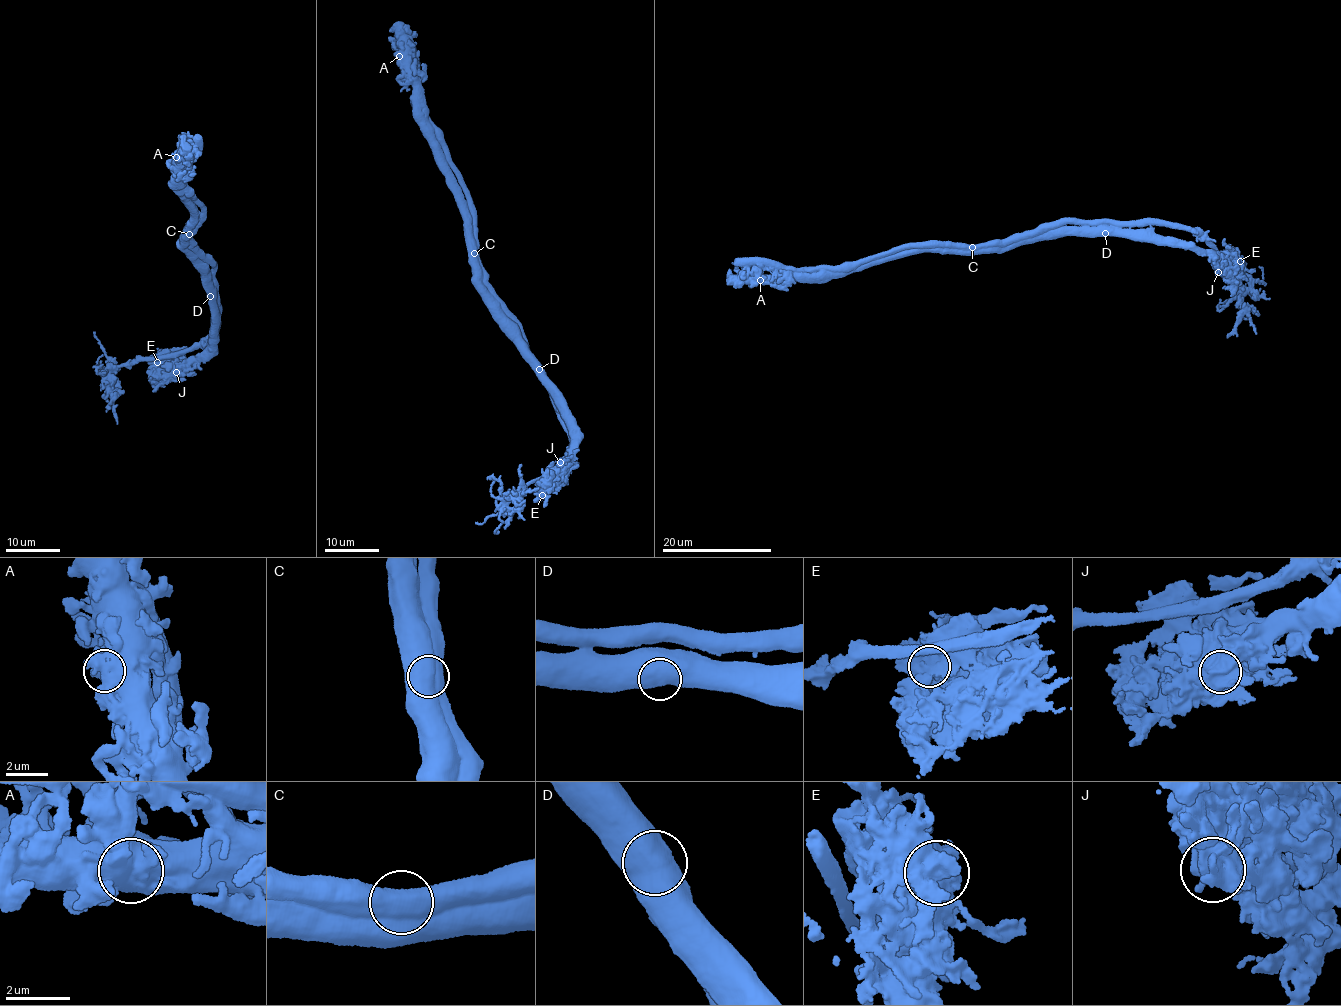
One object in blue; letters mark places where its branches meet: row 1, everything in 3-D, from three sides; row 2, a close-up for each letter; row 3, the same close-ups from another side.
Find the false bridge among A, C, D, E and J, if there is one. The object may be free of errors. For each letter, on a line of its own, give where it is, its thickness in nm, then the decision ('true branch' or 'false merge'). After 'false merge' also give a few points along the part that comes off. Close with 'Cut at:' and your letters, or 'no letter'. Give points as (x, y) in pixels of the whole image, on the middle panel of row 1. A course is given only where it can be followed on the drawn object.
A: (399, 56) | 1050 nm | true branch
C: (474, 253) | 1050 nm | false merge | (474, 253), (483, 280), (510, 316), (569, 435), (569, 458), (518, 497), (507, 499), (522, 482), (519, 464)
D: (539, 369) | 1000 nm | true branch
E: (542, 495) | 850 nm | true branch
J: (560, 462) | 700 nm | true branch
Cut at: C

